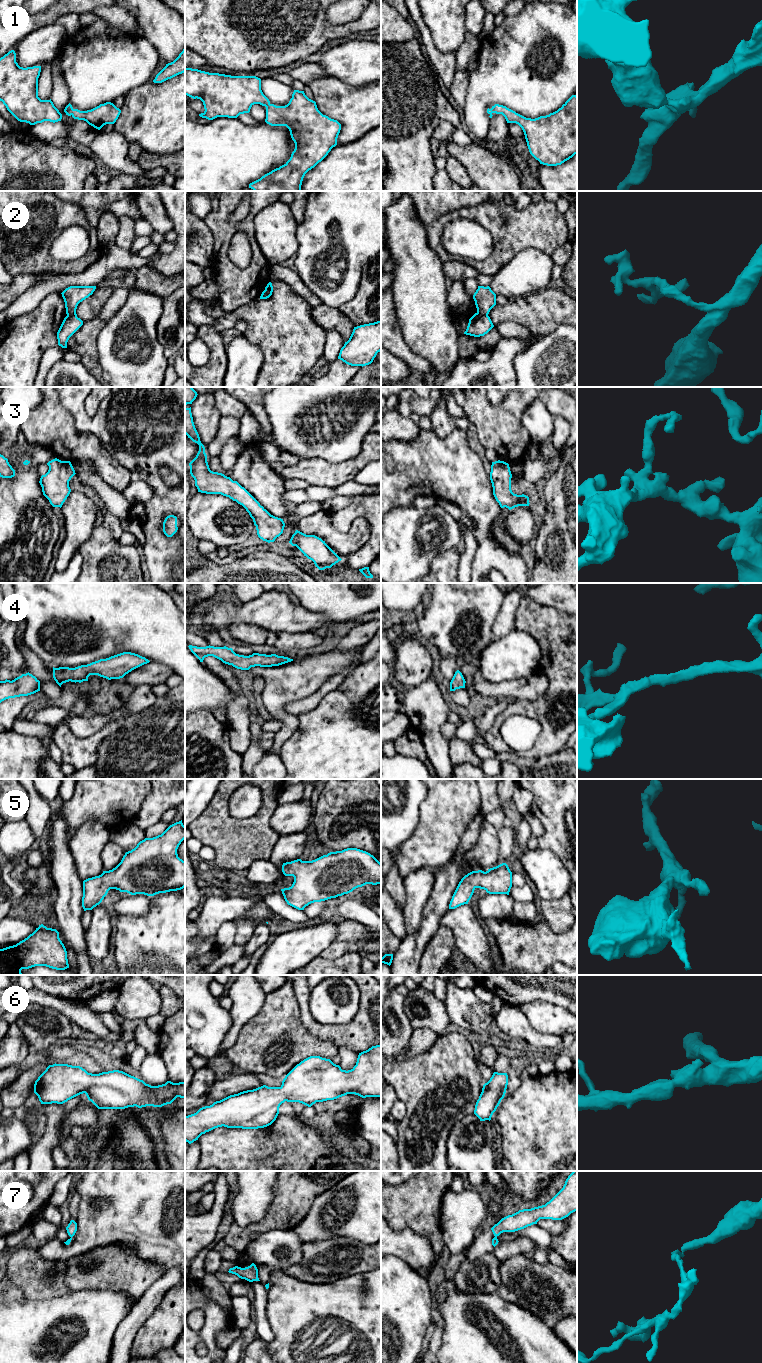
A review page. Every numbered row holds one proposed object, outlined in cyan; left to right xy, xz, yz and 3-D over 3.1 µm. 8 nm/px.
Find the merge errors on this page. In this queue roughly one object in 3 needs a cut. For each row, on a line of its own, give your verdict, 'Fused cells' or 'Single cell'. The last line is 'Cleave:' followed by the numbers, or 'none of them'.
1: Single cell
2: Fused cells
3: Single cell
4: Single cell
5: Single cell
6: Single cell
7: Fused cells
Cleave: 2, 7

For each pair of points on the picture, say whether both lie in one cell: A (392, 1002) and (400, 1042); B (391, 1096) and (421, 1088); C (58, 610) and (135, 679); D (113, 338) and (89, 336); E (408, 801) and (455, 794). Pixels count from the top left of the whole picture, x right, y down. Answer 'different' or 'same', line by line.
A: same
B: different
C: different
D: different
E: different

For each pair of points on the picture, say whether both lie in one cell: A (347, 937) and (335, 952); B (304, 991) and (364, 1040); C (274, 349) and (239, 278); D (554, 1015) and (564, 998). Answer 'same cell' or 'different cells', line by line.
A: same cell
B: same cell
C: different cells
D: different cells

